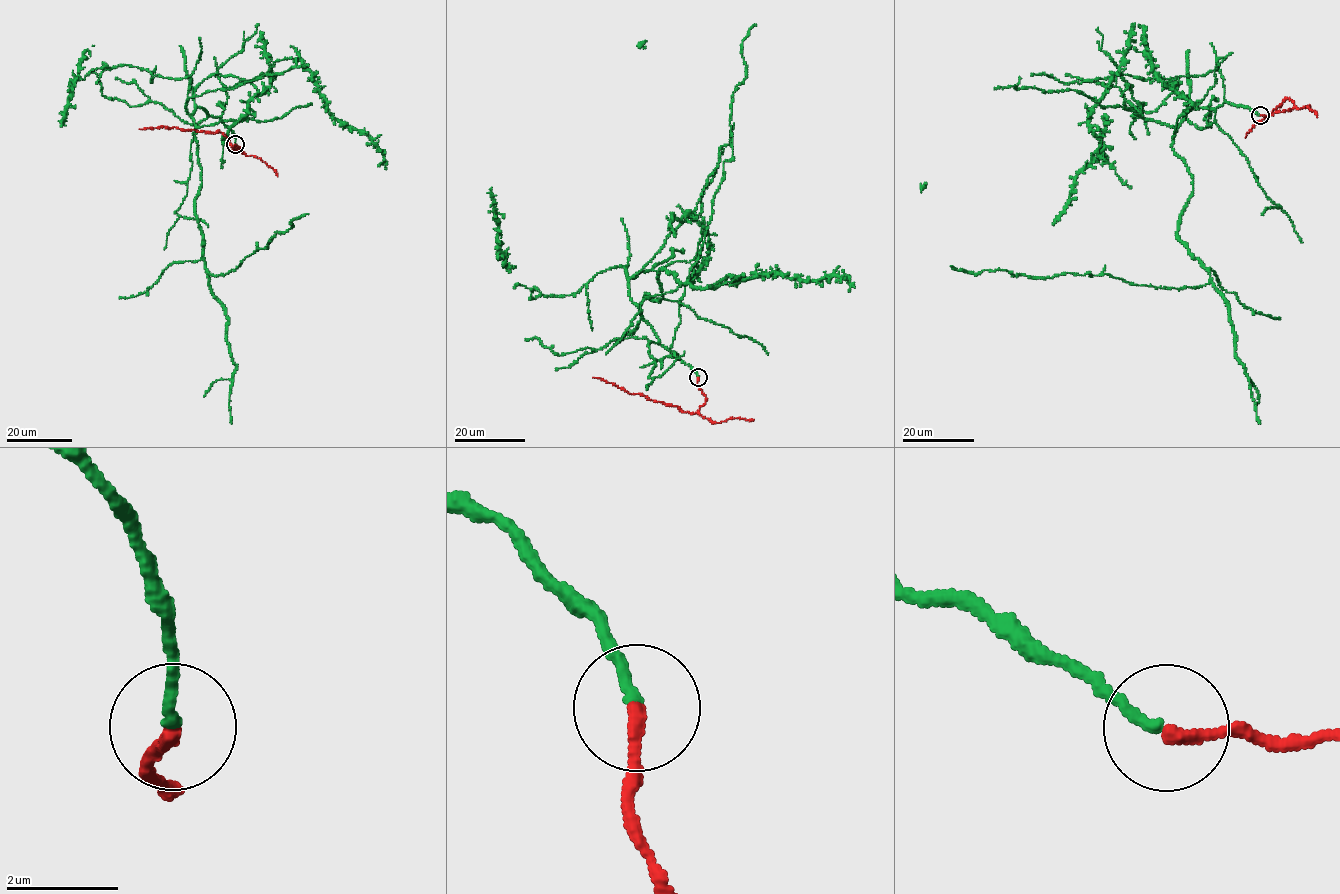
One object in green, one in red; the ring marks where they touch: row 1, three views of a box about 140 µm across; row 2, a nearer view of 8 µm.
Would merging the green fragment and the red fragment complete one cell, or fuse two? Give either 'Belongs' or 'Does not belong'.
Belongs

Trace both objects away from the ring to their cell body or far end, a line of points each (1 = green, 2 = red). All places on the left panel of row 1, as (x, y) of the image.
1: (235, 143), (220, 118), (197, 107), (201, 186), (195, 201), (209, 274), (232, 271), (309, 213)
2: (235, 144), (234, 147), (239, 149), (218, 132), (172, 127), (140, 129)

